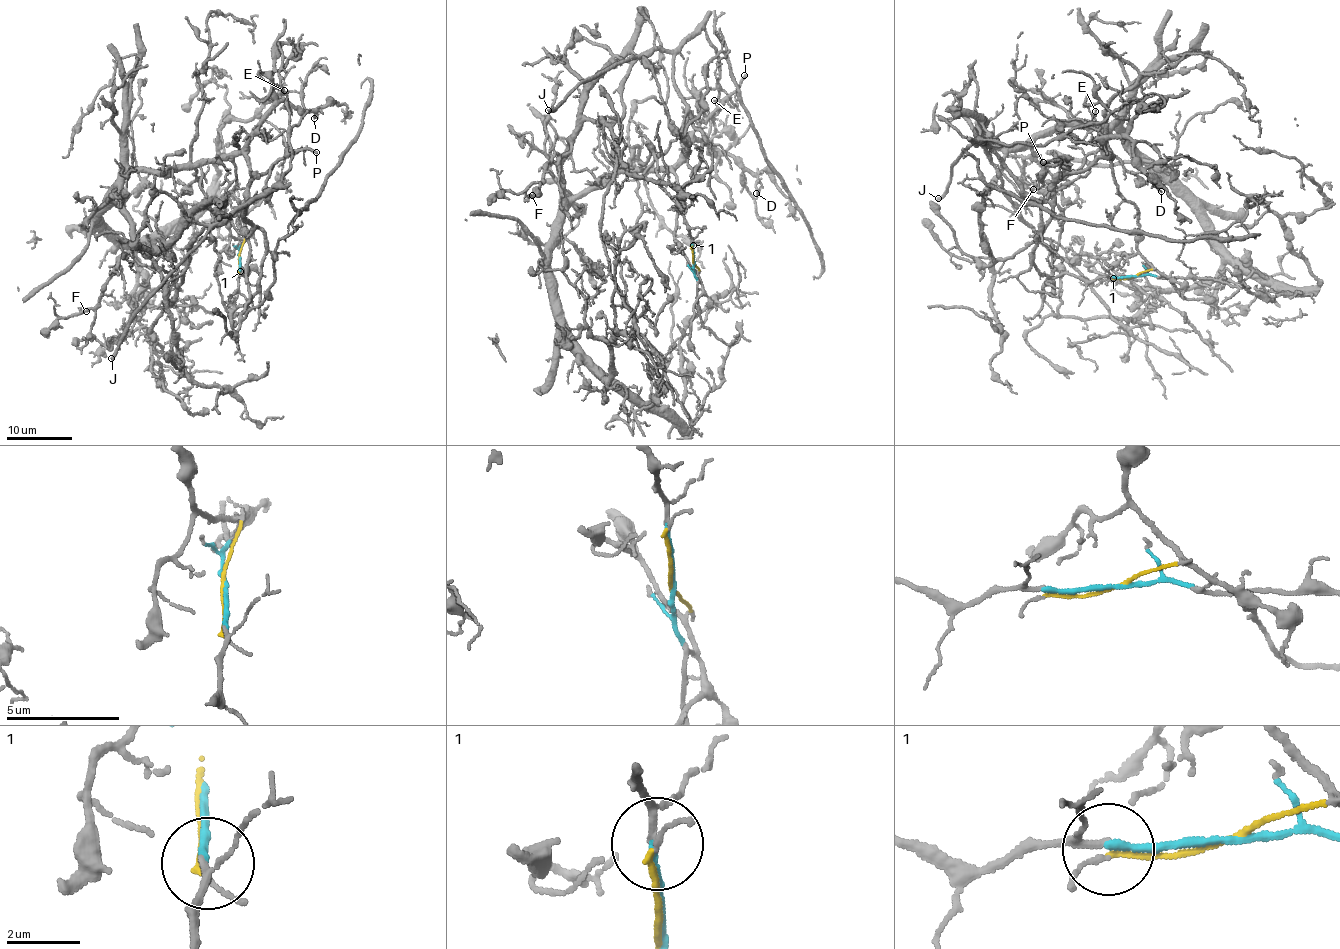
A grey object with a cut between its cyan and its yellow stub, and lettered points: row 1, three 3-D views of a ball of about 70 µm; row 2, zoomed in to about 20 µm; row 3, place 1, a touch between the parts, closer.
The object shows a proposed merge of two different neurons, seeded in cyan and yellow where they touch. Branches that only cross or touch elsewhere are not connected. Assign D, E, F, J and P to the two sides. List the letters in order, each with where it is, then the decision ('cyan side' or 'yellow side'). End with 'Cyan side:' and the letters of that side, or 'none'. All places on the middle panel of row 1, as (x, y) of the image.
D: place (756, 193); yellow side
E: place (714, 100); cyan side
F: place (532, 195); yellow side
J: place (548, 110); cyan side
P: place (744, 75); yellow side
Cyan side: E, J

